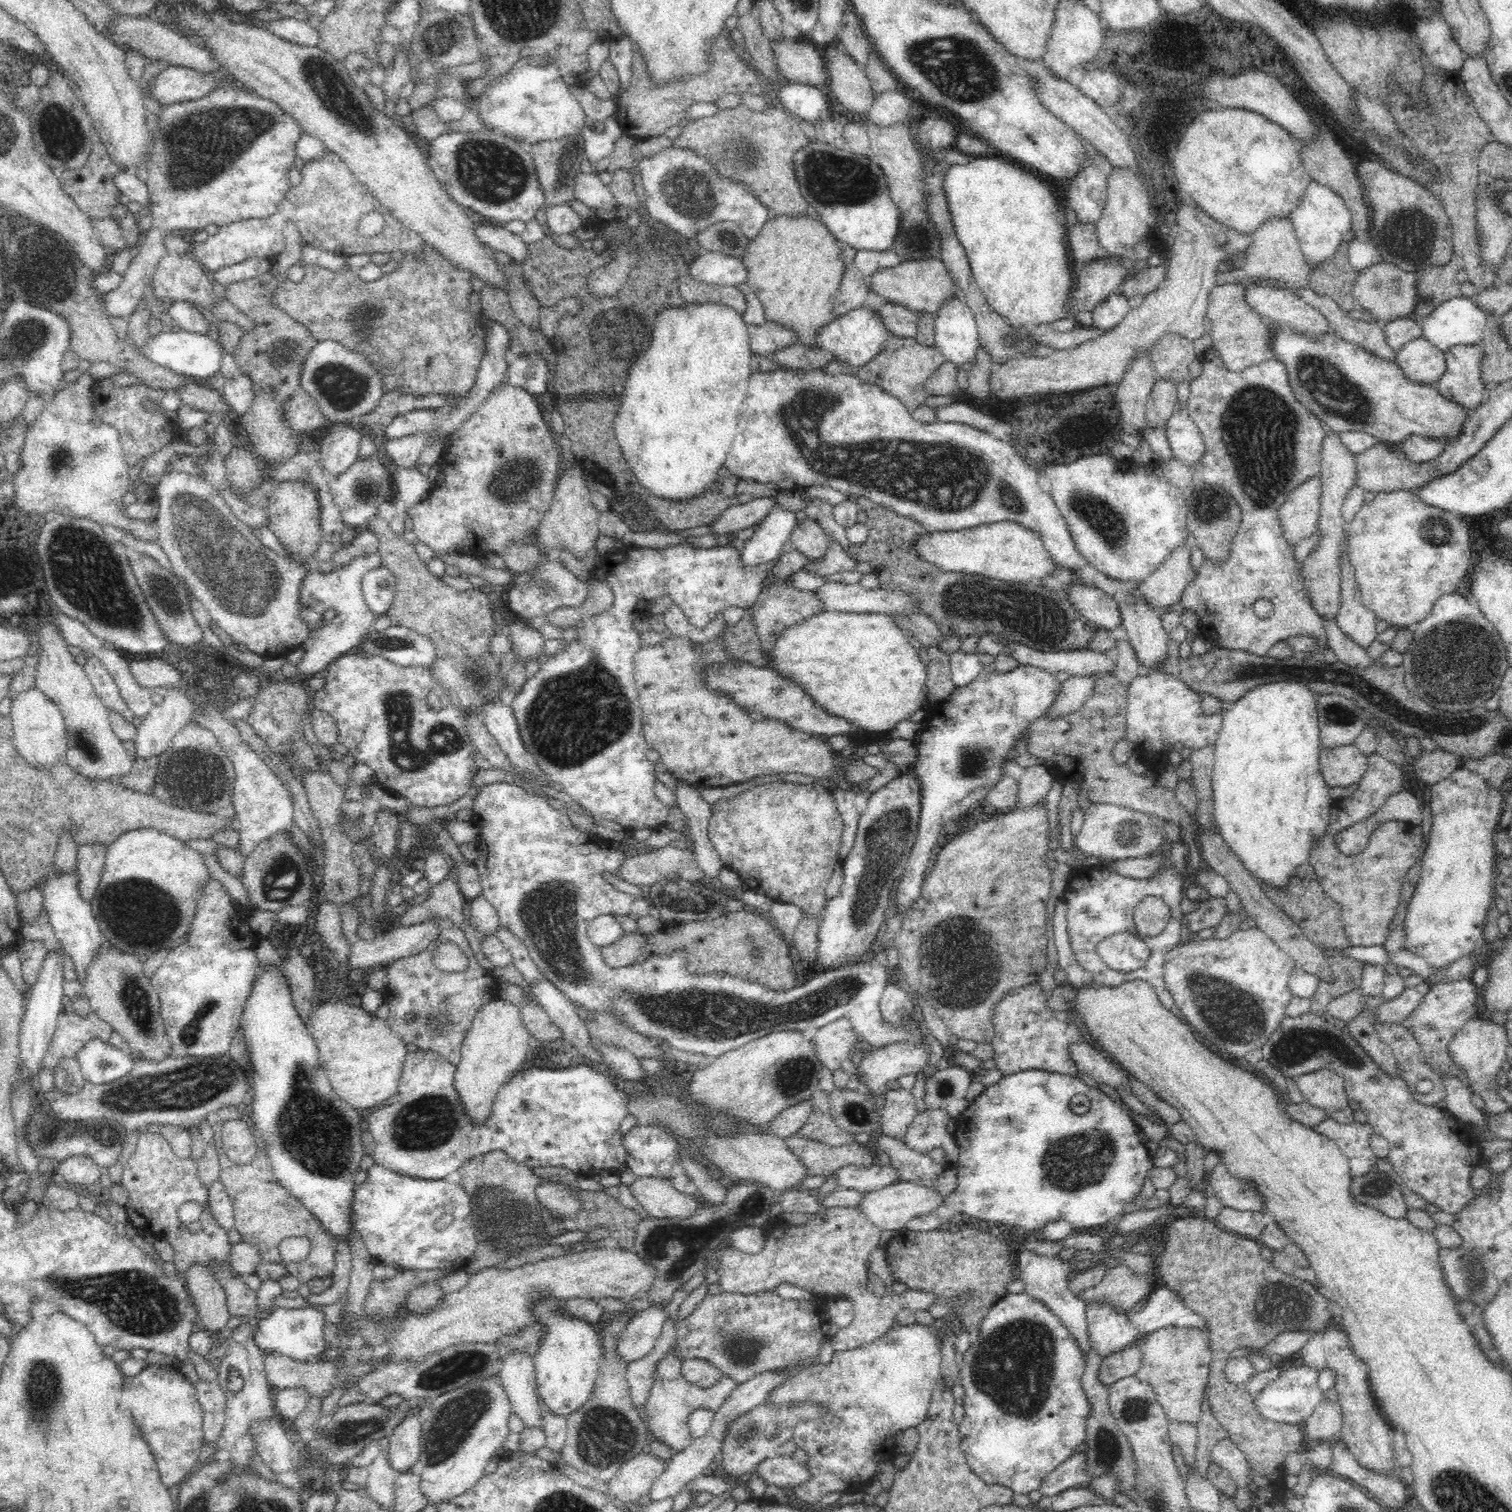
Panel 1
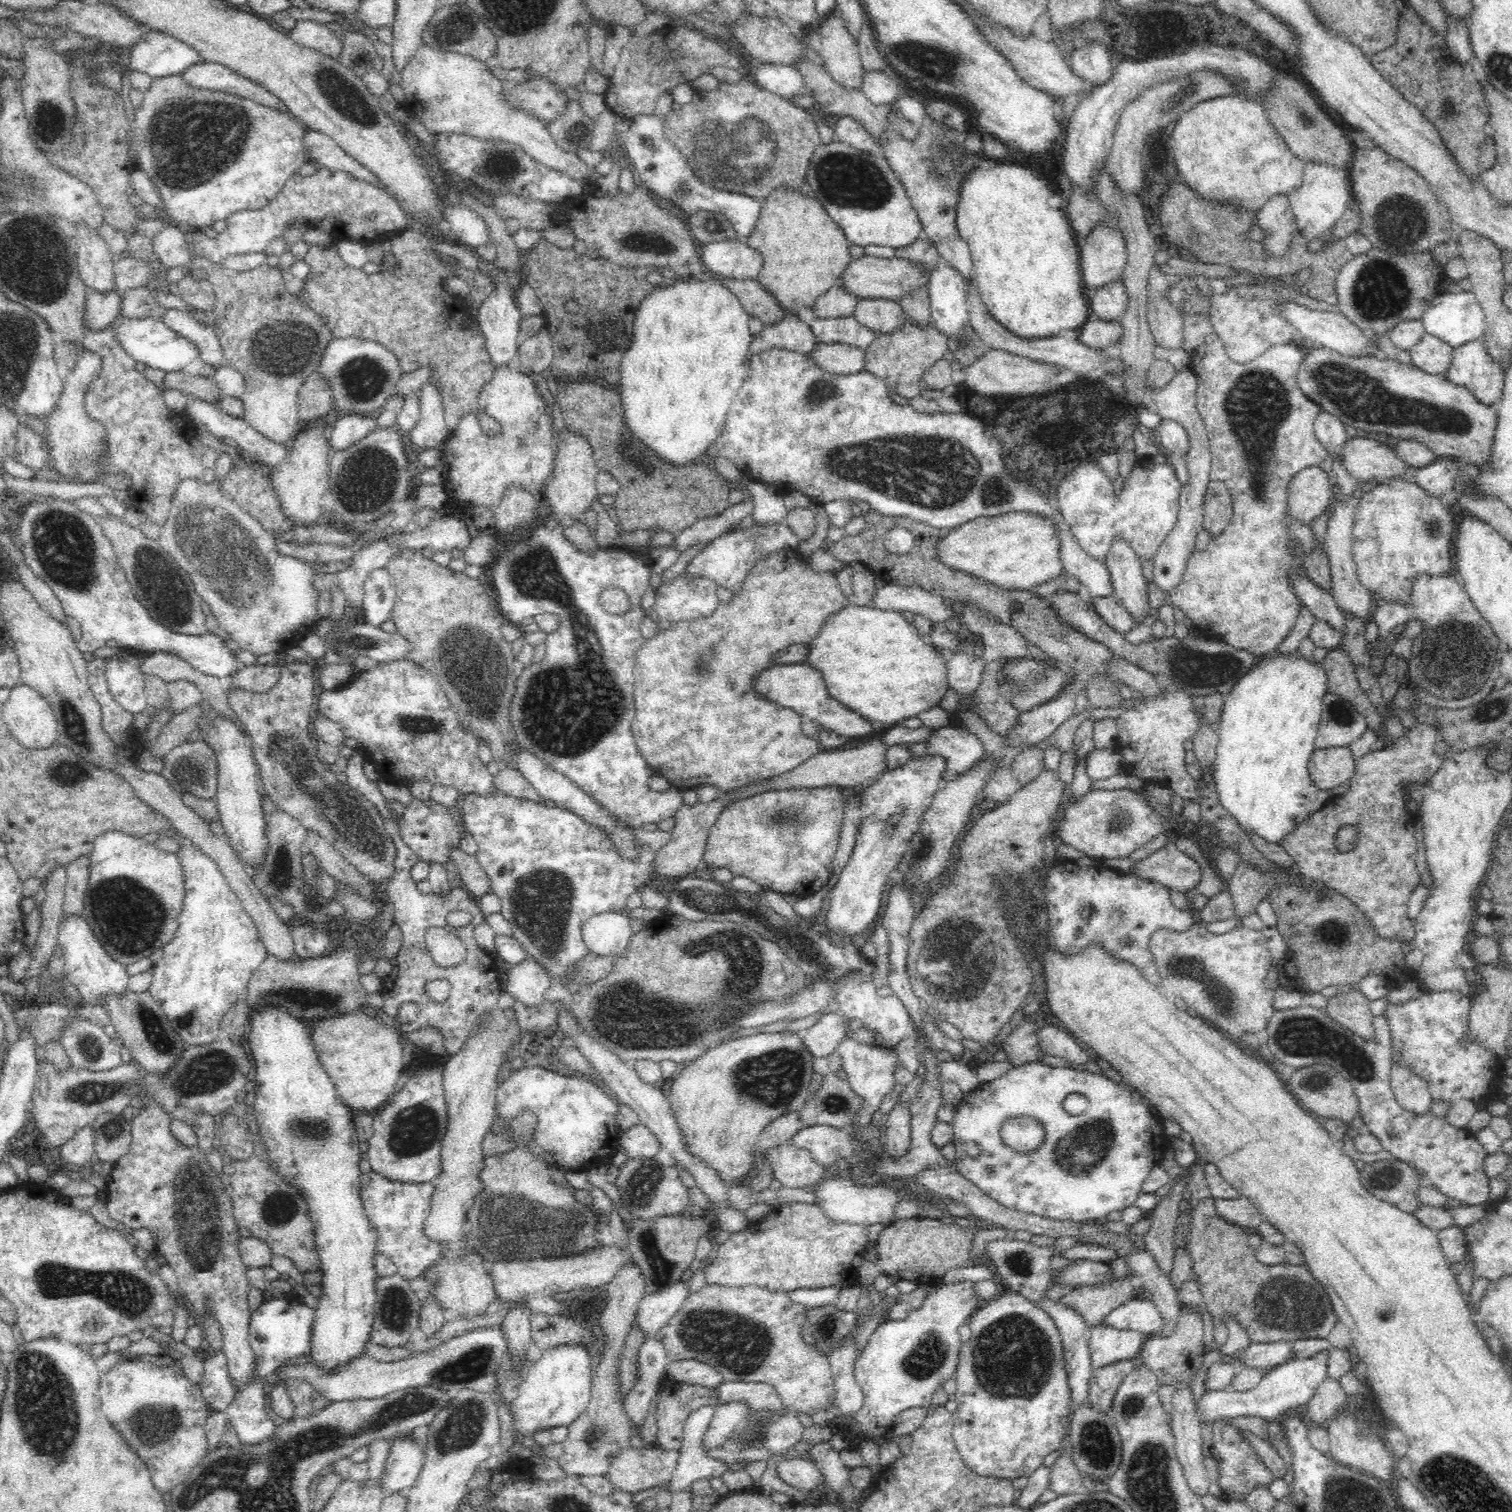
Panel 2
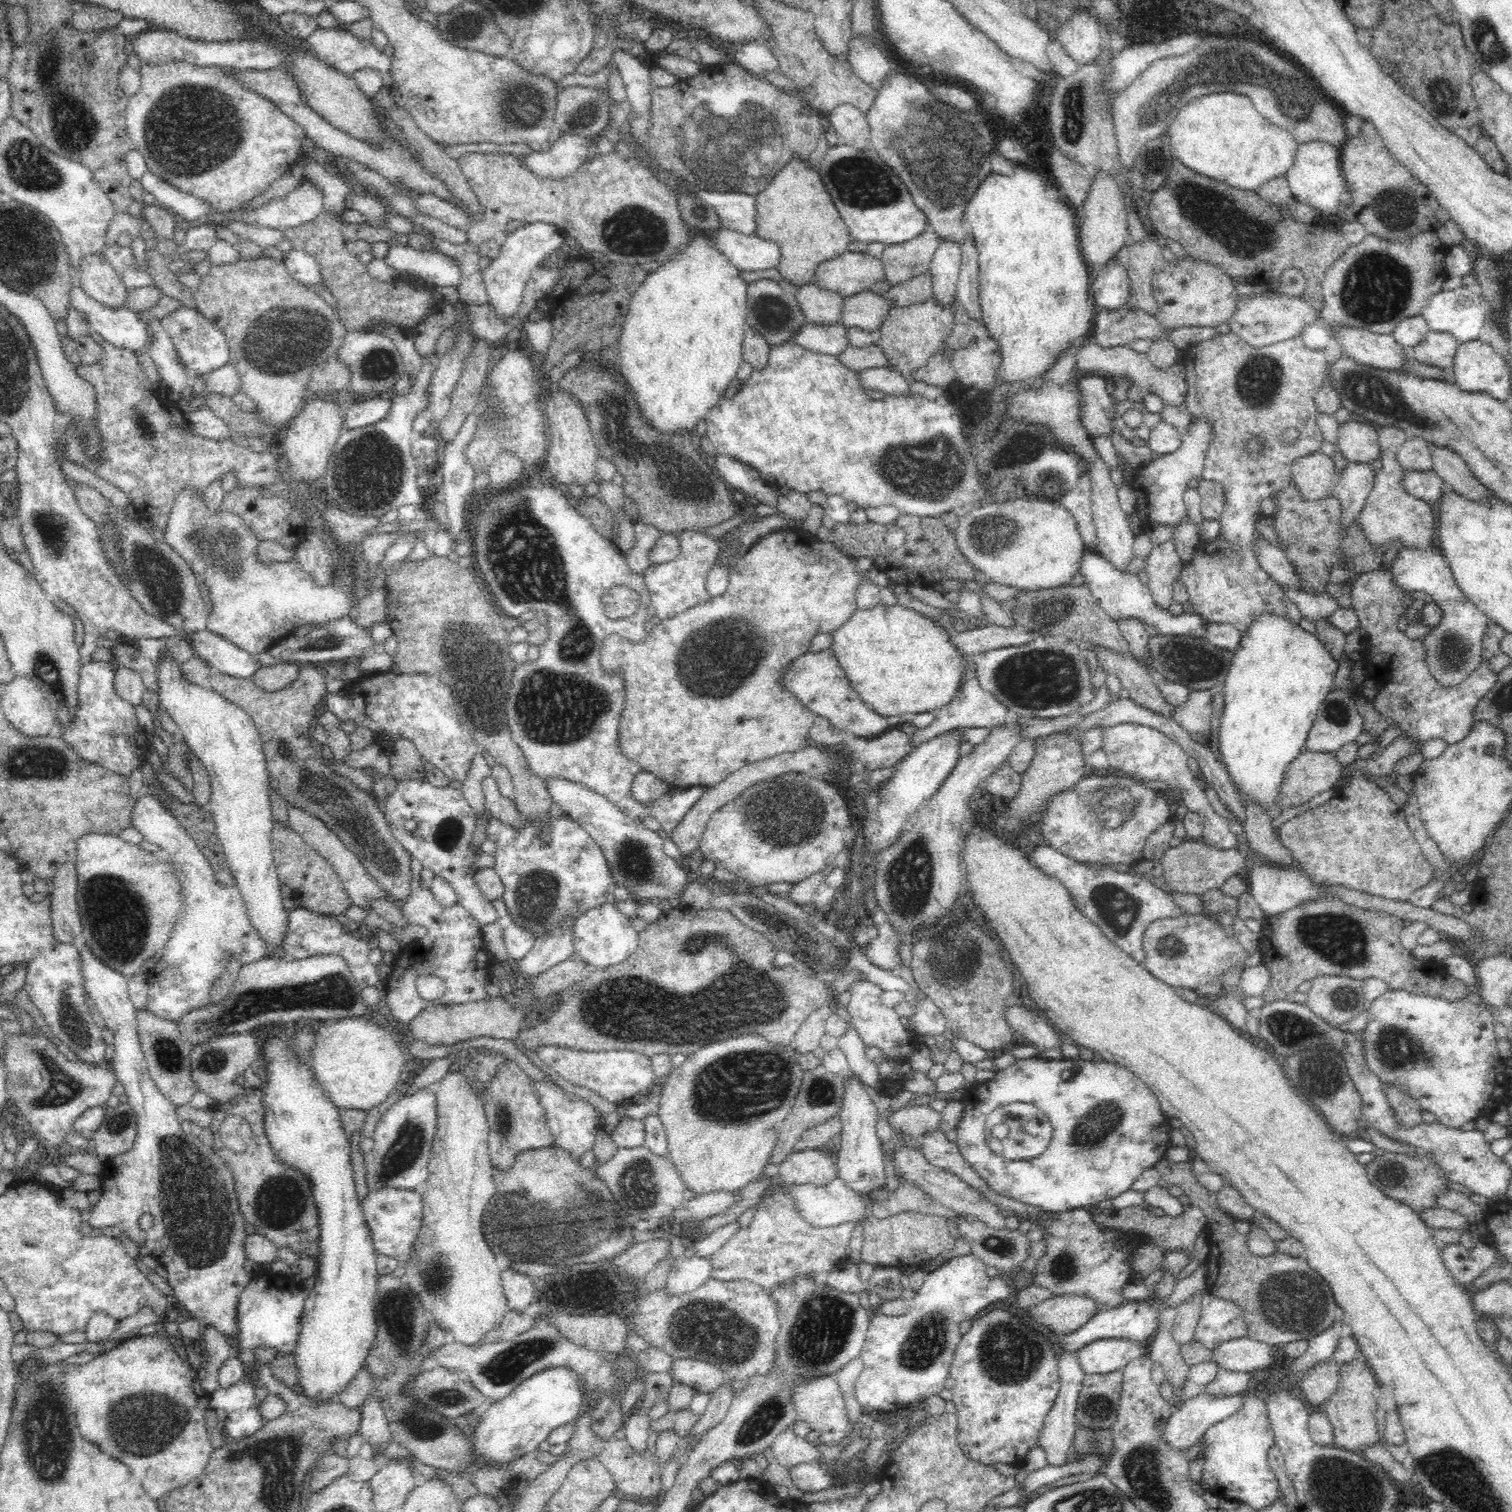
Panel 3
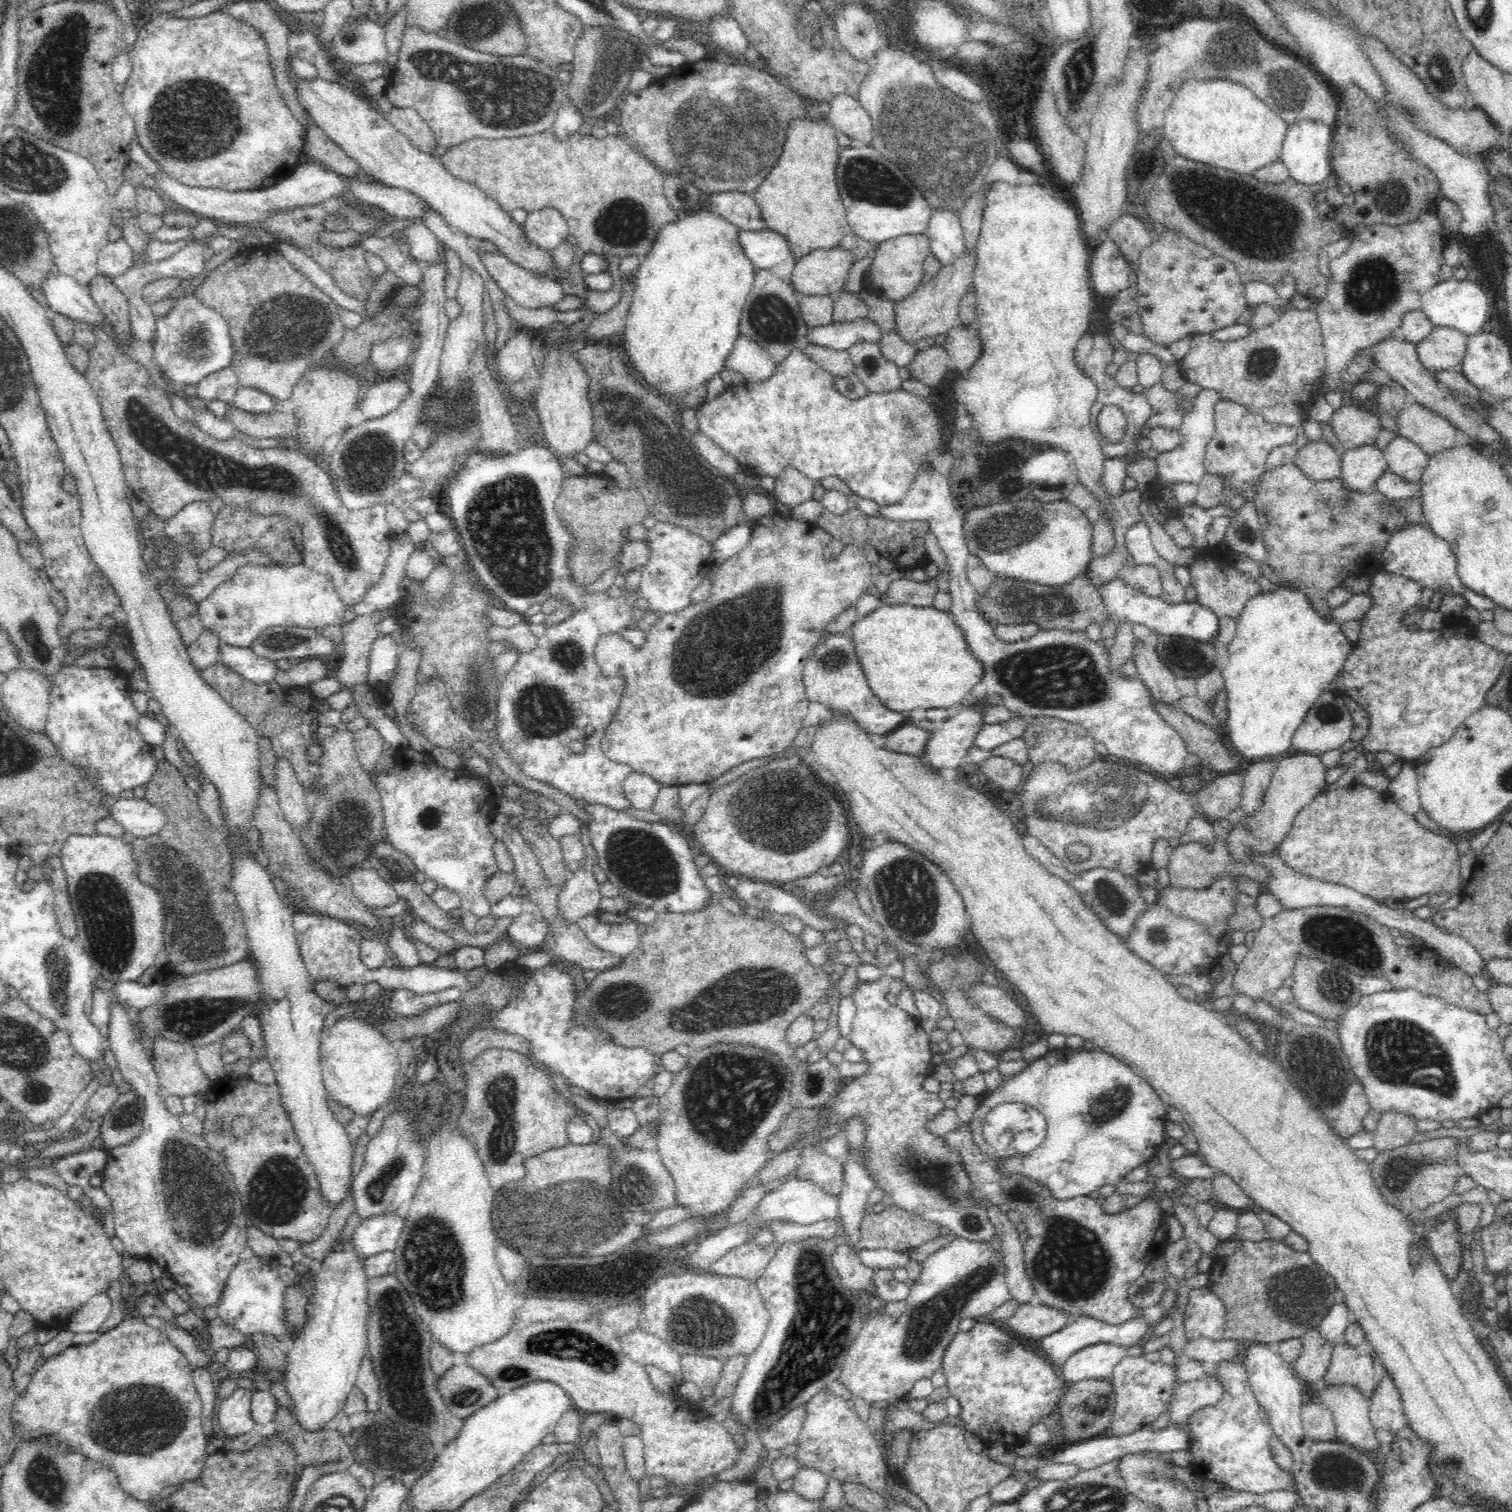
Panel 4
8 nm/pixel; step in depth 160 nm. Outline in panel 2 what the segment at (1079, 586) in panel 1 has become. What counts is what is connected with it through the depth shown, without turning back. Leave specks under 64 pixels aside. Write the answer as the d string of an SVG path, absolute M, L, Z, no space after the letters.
M1115 595L1094 597L1089 602L1100 615L1100 618L1103 618L1104 622L1116 632L1124 634L1137 626L1132 615L1121 605Z

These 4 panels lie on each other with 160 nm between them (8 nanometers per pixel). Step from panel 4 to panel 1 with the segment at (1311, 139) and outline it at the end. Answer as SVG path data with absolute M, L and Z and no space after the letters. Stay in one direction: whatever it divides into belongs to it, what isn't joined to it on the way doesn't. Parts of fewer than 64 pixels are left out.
M1313 180L1308 184L1302 202L1288 217L1293 222L1305 262L1312 270L1333 258L1343 242L1343 236L1351 228L1351 212L1347 209L1343 198L1327 186Z

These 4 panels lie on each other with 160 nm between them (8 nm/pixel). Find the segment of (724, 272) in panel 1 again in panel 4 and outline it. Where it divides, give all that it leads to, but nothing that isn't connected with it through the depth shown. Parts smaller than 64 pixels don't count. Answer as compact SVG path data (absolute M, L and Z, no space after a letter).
M762 229L740 231L738 243L748 261L754 265L755 272L768 270L782 282L791 285L792 270L796 263L788 239L772 230Z

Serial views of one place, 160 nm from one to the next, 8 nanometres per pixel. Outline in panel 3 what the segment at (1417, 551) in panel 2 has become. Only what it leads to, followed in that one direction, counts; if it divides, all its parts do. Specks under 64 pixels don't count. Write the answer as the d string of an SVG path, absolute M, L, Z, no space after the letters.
M1395 426L1377 427L1377 433L1381 446L1382 467L1376 474L1374 486L1357 517L1365 540L1375 545L1375 548L1380 548L1380 544L1384 544L1385 550L1390 548L1394 540L1402 544L1401 548L1424 550L1428 546L1436 545L1435 533L1438 521L1432 510L1432 504L1408 494L1402 483L1402 476L1407 470L1398 463L1396 452L1406 442L1408 434Z

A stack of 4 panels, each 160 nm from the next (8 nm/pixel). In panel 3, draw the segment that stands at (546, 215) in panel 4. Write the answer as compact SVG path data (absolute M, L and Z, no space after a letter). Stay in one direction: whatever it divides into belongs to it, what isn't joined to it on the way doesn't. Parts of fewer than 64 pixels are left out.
M532 222L507 232L506 242L501 246L498 258L494 259L488 268L482 269L482 279L488 292L487 303L492 305L496 317L510 319L520 313L524 290L531 280L531 274L546 256L561 248L565 243L565 237L555 224L549 222Z

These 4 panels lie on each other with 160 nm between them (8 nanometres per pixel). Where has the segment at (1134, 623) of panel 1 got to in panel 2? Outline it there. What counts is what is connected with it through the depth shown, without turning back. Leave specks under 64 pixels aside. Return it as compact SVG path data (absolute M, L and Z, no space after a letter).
M1114 536L1105 563L1111 574L1114 595L1140 626L1150 616L1148 585L1142 576L1141 560L1127 540Z

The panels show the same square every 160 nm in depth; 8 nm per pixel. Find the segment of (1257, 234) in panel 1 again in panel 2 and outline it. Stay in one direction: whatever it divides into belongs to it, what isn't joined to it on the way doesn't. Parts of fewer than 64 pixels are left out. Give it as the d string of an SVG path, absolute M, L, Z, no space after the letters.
M1276 194L1276 196L1272 196L1270 200L1266 200L1266 204L1260 208L1259 212L1260 214L1256 214L1255 224L1262 228L1266 234L1263 242L1268 255L1288 255L1291 250L1292 232L1297 230L1297 225L1292 221L1295 216L1287 195Z

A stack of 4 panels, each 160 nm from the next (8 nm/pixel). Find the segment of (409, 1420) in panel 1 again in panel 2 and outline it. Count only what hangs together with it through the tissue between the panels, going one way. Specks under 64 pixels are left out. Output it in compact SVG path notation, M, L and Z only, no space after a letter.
M402 1435L394 1440L387 1457L382 1481L378 1481L384 1494L401 1493L412 1487L425 1460L422 1446L412 1435Z

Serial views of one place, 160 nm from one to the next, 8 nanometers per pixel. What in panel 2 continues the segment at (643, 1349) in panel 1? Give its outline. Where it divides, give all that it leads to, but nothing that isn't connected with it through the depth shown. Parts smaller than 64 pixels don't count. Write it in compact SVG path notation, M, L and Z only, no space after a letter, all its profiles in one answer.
M680 1280L674 1285L668 1284L660 1294L645 1294L642 1297L635 1314L635 1322L640 1331L644 1331L644 1339L655 1339L661 1328L666 1326L666 1322L682 1308L688 1296L688 1288L688 1283L684 1284Z

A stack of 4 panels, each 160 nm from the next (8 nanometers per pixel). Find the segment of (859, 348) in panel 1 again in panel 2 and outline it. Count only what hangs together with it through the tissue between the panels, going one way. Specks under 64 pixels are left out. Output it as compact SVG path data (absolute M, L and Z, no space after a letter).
M848 316L839 319L818 318L809 322L812 334L820 343L844 343L866 350L874 340L877 332L862 326L856 317Z

